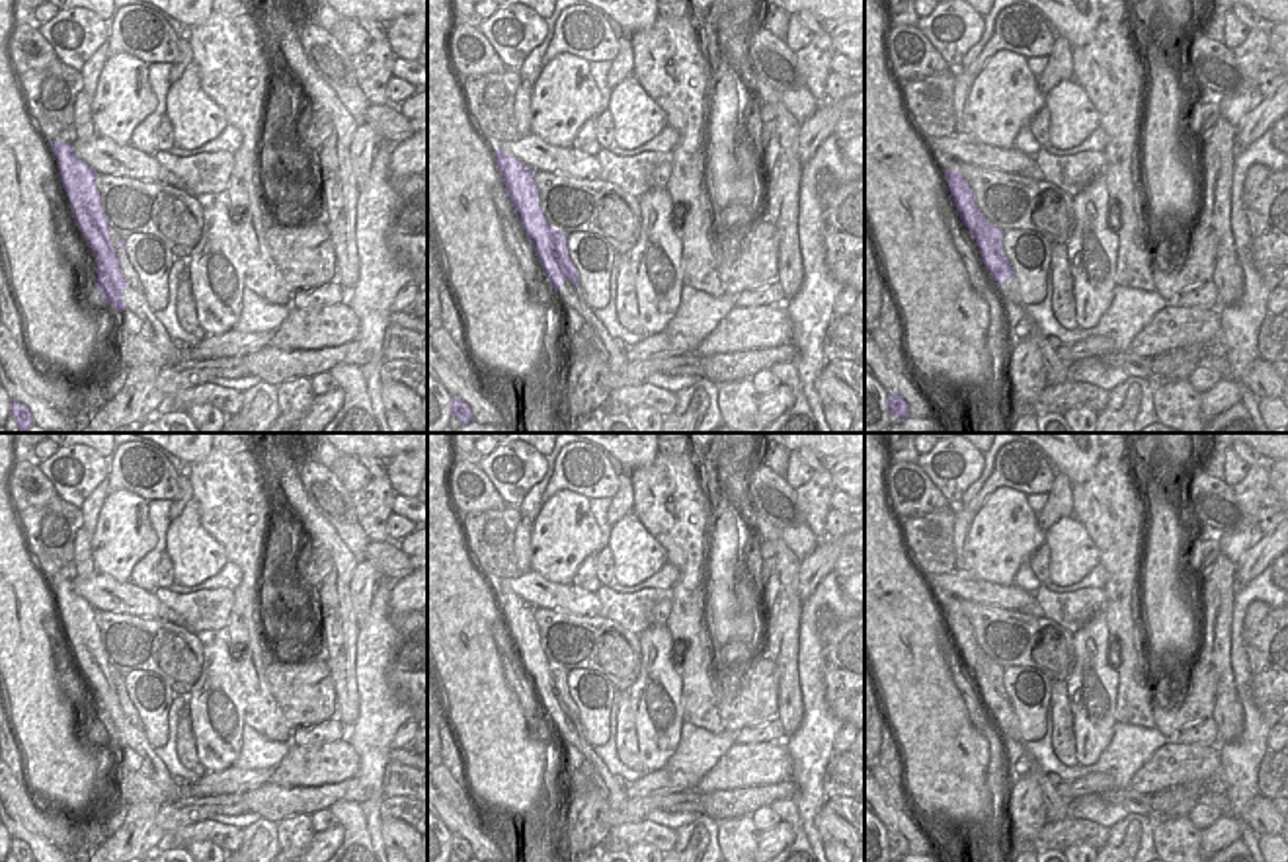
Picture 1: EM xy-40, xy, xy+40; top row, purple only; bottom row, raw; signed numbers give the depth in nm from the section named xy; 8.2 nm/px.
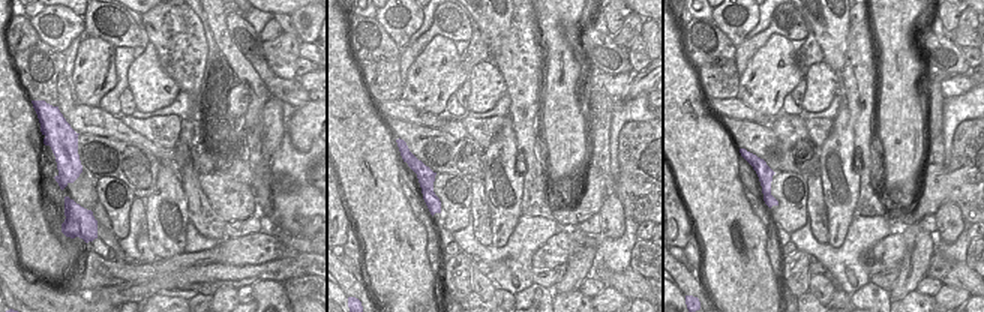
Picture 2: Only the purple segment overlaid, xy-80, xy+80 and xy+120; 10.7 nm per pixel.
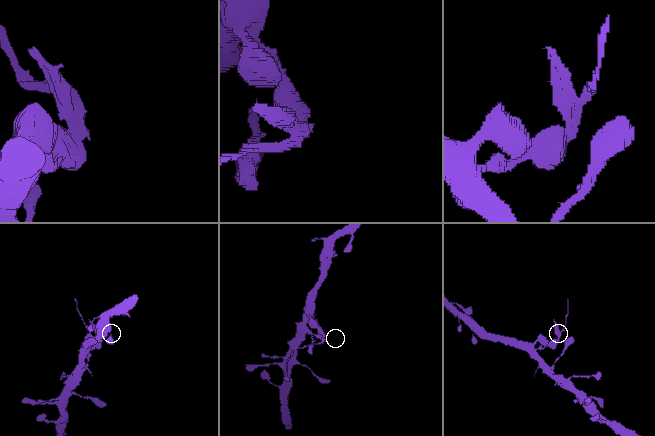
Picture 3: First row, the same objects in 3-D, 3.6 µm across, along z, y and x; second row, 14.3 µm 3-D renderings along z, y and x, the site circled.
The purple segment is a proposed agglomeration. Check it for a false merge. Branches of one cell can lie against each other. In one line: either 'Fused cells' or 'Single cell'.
Fused cells.

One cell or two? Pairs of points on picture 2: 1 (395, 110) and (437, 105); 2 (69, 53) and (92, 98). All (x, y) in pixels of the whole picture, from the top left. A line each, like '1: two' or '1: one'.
1: two
2: two

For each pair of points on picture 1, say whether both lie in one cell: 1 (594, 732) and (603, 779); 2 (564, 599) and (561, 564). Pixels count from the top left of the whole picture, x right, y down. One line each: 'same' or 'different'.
1: different
2: different

